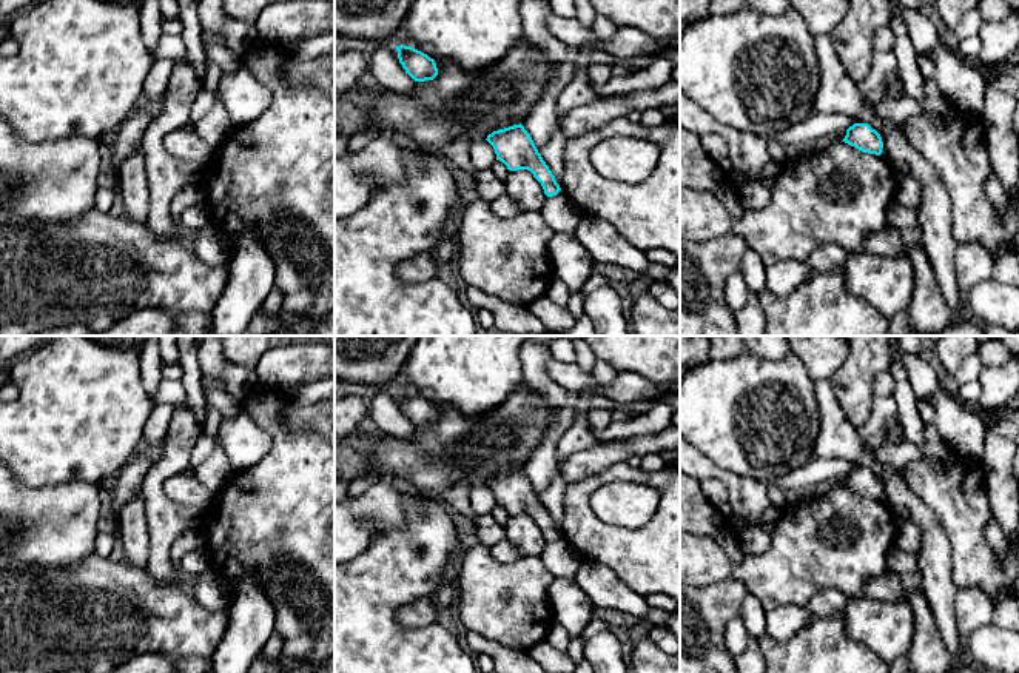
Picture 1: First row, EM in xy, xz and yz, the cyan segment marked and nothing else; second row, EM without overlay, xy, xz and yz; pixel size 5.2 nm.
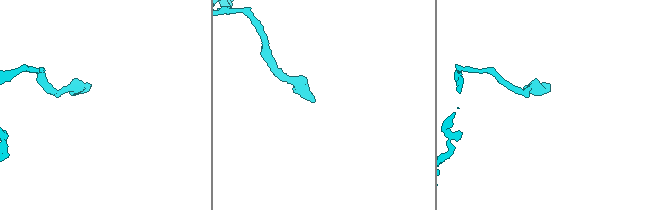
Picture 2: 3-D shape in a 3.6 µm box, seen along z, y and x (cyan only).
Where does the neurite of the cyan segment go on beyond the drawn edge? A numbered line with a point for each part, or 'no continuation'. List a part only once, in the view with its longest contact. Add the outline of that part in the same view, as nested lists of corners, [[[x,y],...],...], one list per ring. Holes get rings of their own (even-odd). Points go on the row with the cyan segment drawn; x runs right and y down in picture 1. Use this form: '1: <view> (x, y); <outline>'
no continuation

